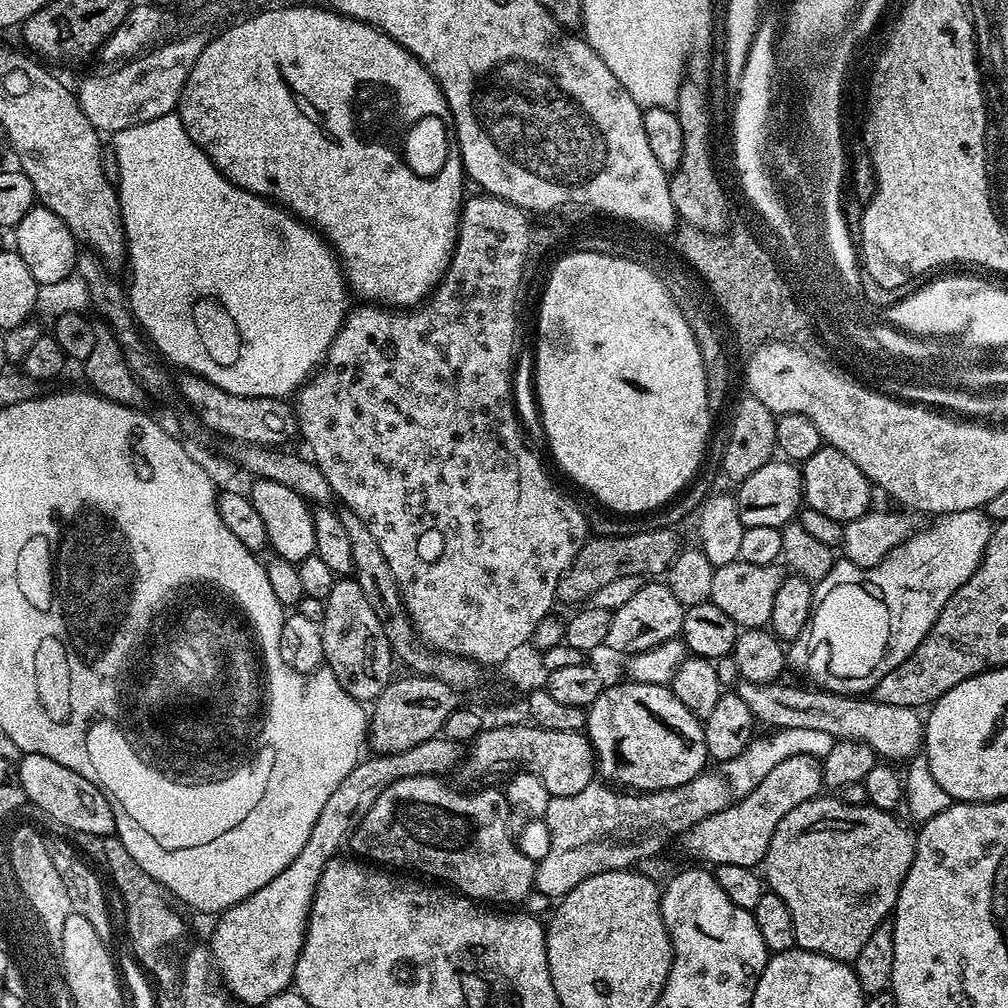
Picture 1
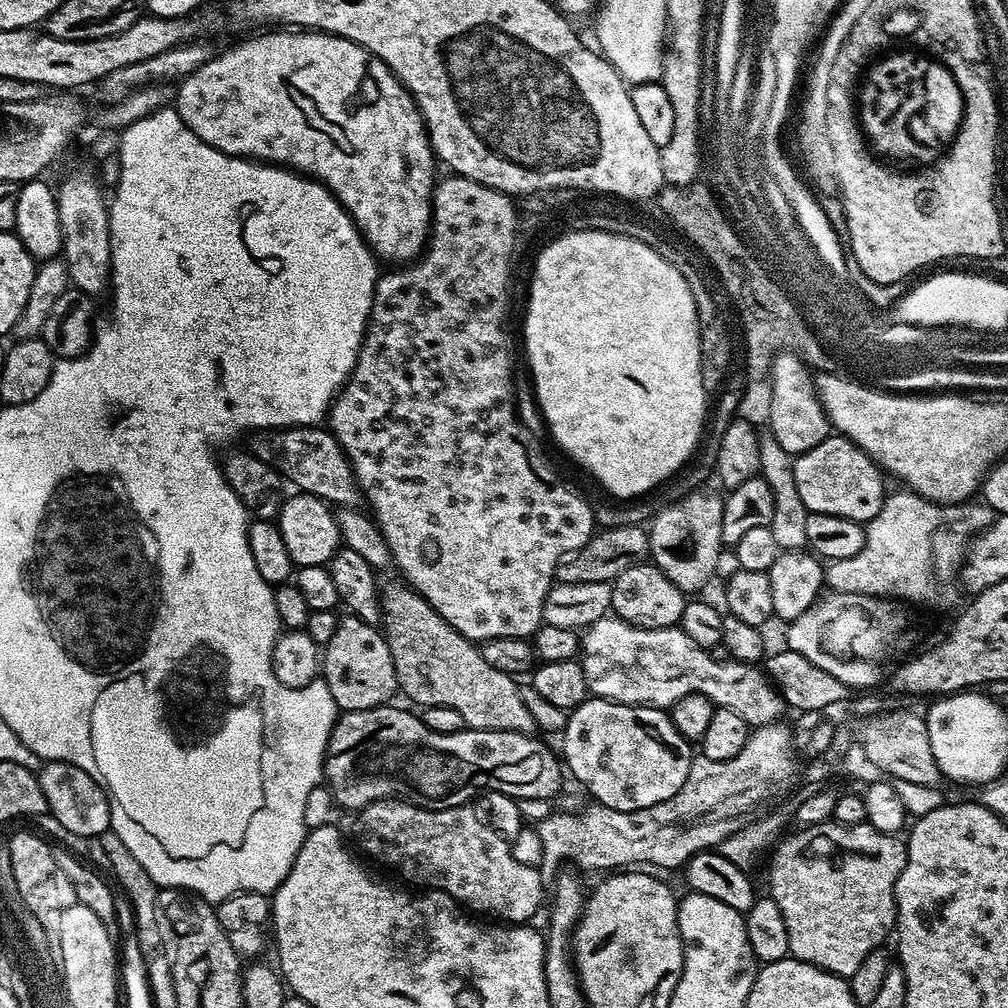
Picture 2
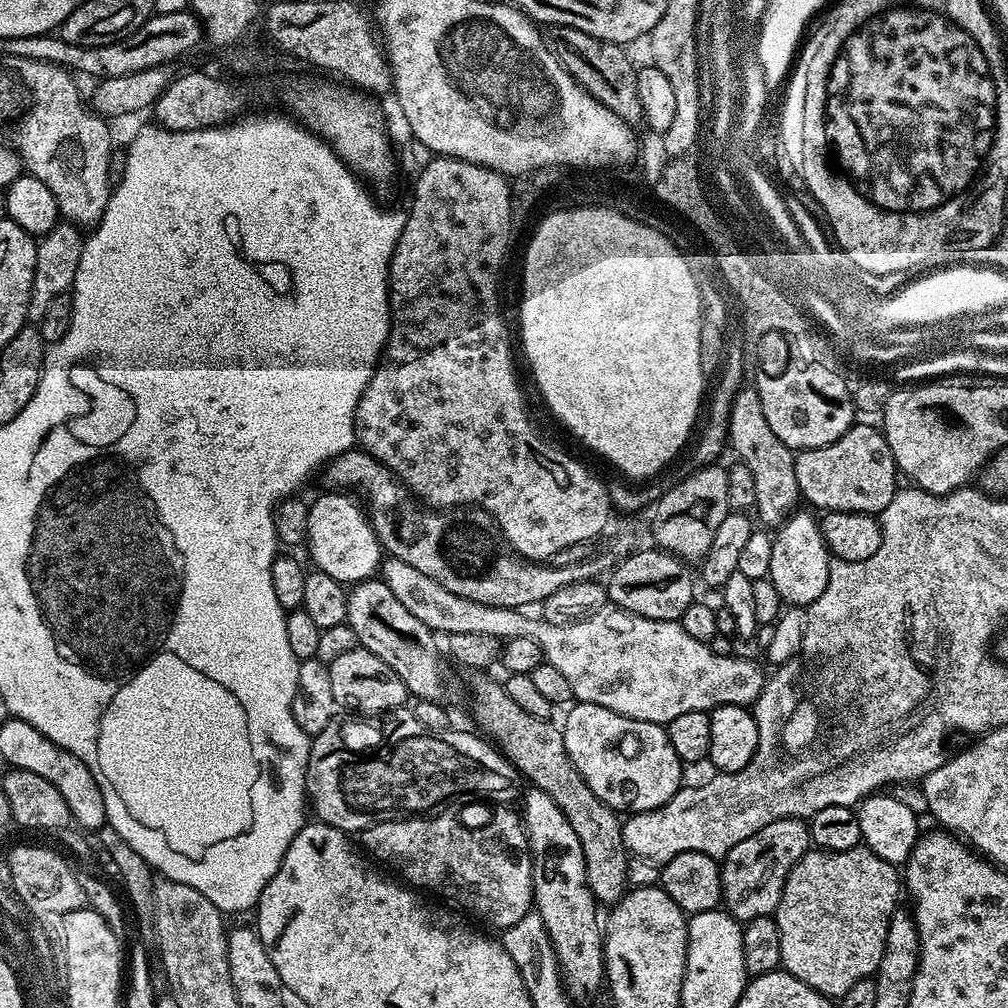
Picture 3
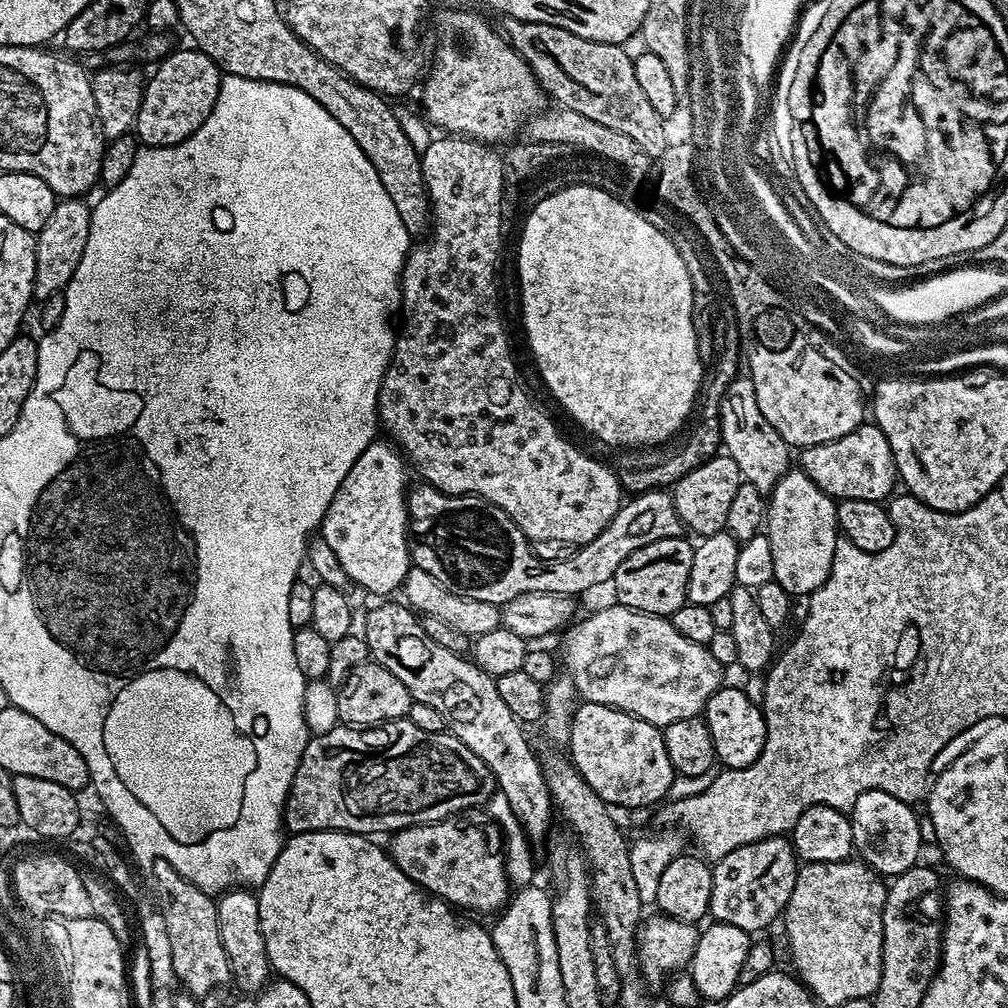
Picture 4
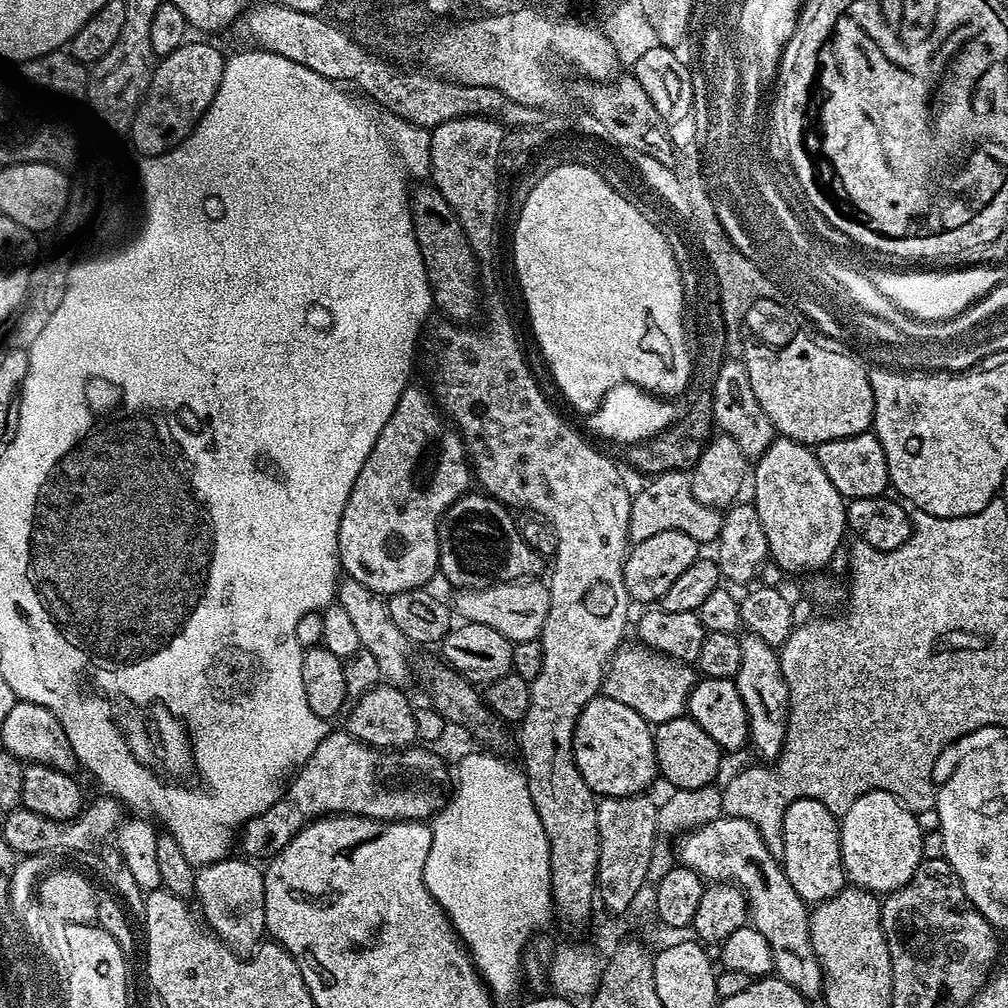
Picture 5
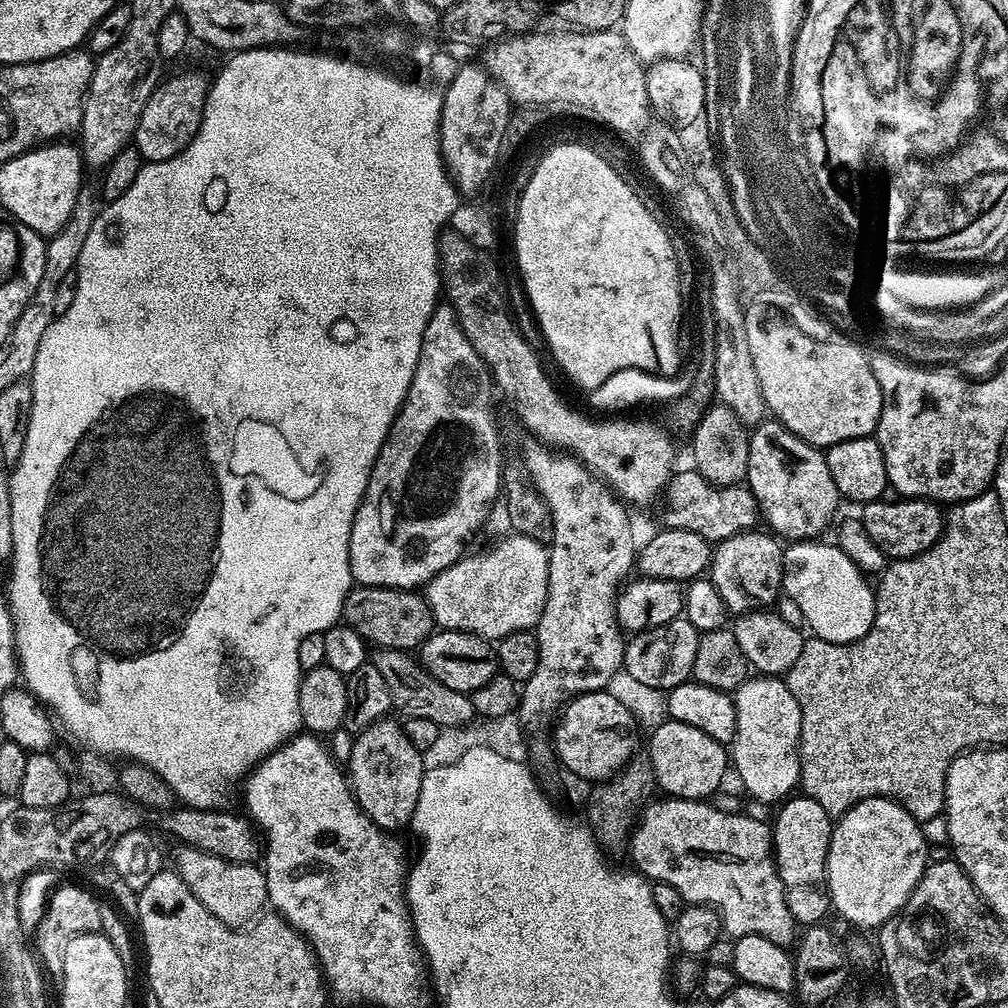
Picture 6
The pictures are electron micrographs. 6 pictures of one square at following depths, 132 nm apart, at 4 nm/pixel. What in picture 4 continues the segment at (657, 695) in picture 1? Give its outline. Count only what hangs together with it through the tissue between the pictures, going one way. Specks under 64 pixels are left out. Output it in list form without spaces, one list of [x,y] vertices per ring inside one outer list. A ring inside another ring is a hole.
[[[581,703],[572,714],[566,744],[572,747],[570,759],[582,778],[590,782],[608,805],[617,809],[648,808],[672,788],[674,773],[663,731],[629,712],[605,704]]]

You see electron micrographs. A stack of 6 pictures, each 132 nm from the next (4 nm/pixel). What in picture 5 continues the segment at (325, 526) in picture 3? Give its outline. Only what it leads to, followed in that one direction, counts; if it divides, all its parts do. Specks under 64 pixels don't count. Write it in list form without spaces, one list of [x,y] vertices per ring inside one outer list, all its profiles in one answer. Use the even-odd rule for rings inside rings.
[[[409,386],[405,388],[402,398],[398,398],[398,406],[394,406],[394,414],[390,414],[390,422],[382,426],[358,478],[354,482],[354,490],[350,490],[350,498],[346,502],[346,510],[342,510],[342,522],[338,526],[338,550],[340,551],[340,567],[351,579],[362,582],[369,590],[377,594],[391,594],[393,592],[405,592],[411,588],[425,587],[428,579],[437,575],[440,567],[440,539],[438,538],[438,526],[440,519],[448,511],[449,504],[455,502],[459,496],[473,487],[474,477],[470,471],[470,457],[464,446],[464,439],[447,419],[442,418],[442,412],[434,403],[433,397],[428,396],[420,388]]]

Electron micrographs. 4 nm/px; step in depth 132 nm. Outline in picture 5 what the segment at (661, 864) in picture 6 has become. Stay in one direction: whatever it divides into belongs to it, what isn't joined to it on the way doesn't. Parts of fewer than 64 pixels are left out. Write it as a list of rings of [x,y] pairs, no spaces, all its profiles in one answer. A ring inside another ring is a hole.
[[[721,815],[718,819],[688,832],[680,841],[682,842],[680,850],[678,846],[678,860],[683,867],[694,870],[705,881],[734,884],[744,893],[744,899],[748,901],[751,927],[757,928],[762,938],[770,942],[775,975],[790,986],[794,986],[794,990],[798,990],[806,998],[819,997],[826,981],[824,970],[820,967],[818,958],[814,954],[814,946],[810,942],[809,905],[791,886],[781,861],[768,849],[760,831],[742,818]]]

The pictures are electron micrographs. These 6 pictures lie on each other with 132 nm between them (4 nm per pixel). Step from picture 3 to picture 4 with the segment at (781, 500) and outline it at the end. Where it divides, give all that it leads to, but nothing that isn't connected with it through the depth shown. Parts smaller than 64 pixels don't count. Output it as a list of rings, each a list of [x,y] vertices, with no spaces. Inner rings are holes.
[[[736,377],[724,391],[720,400],[720,438],[723,451],[738,462],[741,481],[754,486],[754,490],[759,492],[771,494],[774,486],[778,486],[778,482],[793,467],[793,449],[763,417],[751,377]]]

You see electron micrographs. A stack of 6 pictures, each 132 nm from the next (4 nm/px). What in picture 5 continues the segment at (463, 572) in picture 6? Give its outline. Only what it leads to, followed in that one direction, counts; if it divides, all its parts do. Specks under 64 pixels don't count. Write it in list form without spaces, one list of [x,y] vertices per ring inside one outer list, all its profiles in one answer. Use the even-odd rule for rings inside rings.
[[[536,578],[493,582],[484,587],[457,591],[455,595],[454,612],[461,621],[490,626],[490,630],[498,630],[498,634],[513,642],[537,639],[550,610],[548,589]]]

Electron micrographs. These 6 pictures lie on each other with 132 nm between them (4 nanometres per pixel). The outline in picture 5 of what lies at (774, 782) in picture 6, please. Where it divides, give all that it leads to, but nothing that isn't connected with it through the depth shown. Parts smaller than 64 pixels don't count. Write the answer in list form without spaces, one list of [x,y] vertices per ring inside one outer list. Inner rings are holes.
[[[744,634],[739,637],[741,644],[741,666],[739,666],[734,677],[738,686],[738,694],[742,694],[742,702],[746,706],[748,715],[748,735],[751,747],[756,747],[756,752],[761,756],[761,761],[772,762],[780,755],[784,748],[784,739],[788,729],[788,687],[786,678],[782,674],[779,651],[773,645],[762,642],[762,638],[751,634]]]

